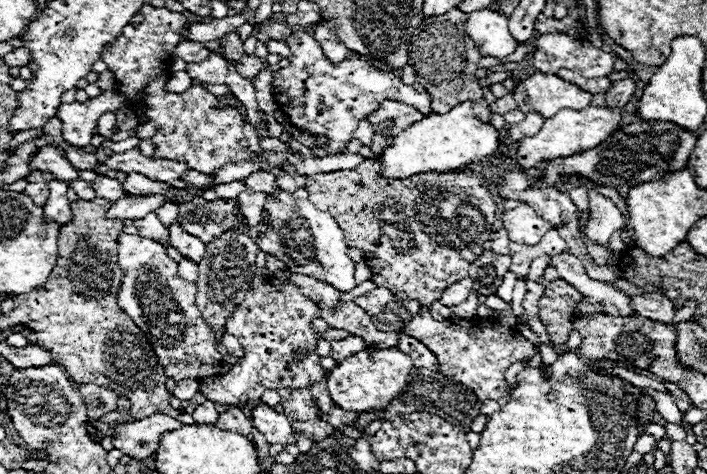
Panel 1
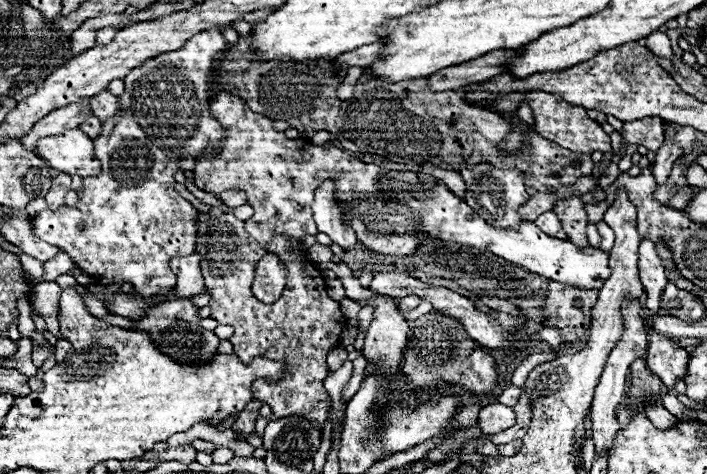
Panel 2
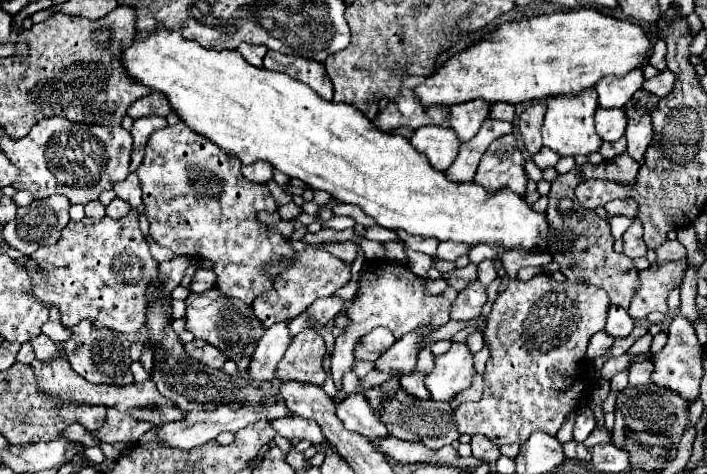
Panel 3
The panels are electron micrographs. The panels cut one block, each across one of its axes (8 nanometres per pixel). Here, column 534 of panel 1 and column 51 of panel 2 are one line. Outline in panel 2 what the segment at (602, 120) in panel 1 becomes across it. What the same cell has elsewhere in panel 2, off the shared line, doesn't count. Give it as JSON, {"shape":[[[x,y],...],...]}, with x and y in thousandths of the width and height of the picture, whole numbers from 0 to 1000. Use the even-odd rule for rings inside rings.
{"shape":[[[102,270],[85,287],[68,287],[51,300],[54,325],[68,342],[71,354],[110,367],[110,371],[139,371],[141,338],[133,329],[130,295],[113,274]]]}

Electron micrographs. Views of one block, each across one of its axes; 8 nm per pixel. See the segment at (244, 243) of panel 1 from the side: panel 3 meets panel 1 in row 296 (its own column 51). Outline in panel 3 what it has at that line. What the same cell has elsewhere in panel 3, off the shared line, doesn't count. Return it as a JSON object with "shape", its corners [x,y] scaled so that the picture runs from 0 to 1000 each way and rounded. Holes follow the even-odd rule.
{"shape":[[[68,414],[25,439],[23,460],[6,477],[6,511],[37,540],[62,515],[76,515],[99,464],[96,439],[91,414]]]}

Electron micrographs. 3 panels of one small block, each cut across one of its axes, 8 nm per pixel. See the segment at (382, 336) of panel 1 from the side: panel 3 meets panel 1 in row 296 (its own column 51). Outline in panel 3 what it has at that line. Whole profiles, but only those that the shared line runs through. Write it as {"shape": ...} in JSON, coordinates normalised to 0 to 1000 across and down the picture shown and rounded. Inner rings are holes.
{"shape":[[[75,646],[69,650],[69,675],[61,686],[58,696],[59,703],[68,707],[72,717],[76,717],[76,726],[79,726],[85,751],[91,751],[91,730],[85,730],[85,726],[91,726],[93,717],[99,717],[102,700],[96,700],[96,696],[88,688],[86,665],[85,658],[79,658],[79,648]]]}

